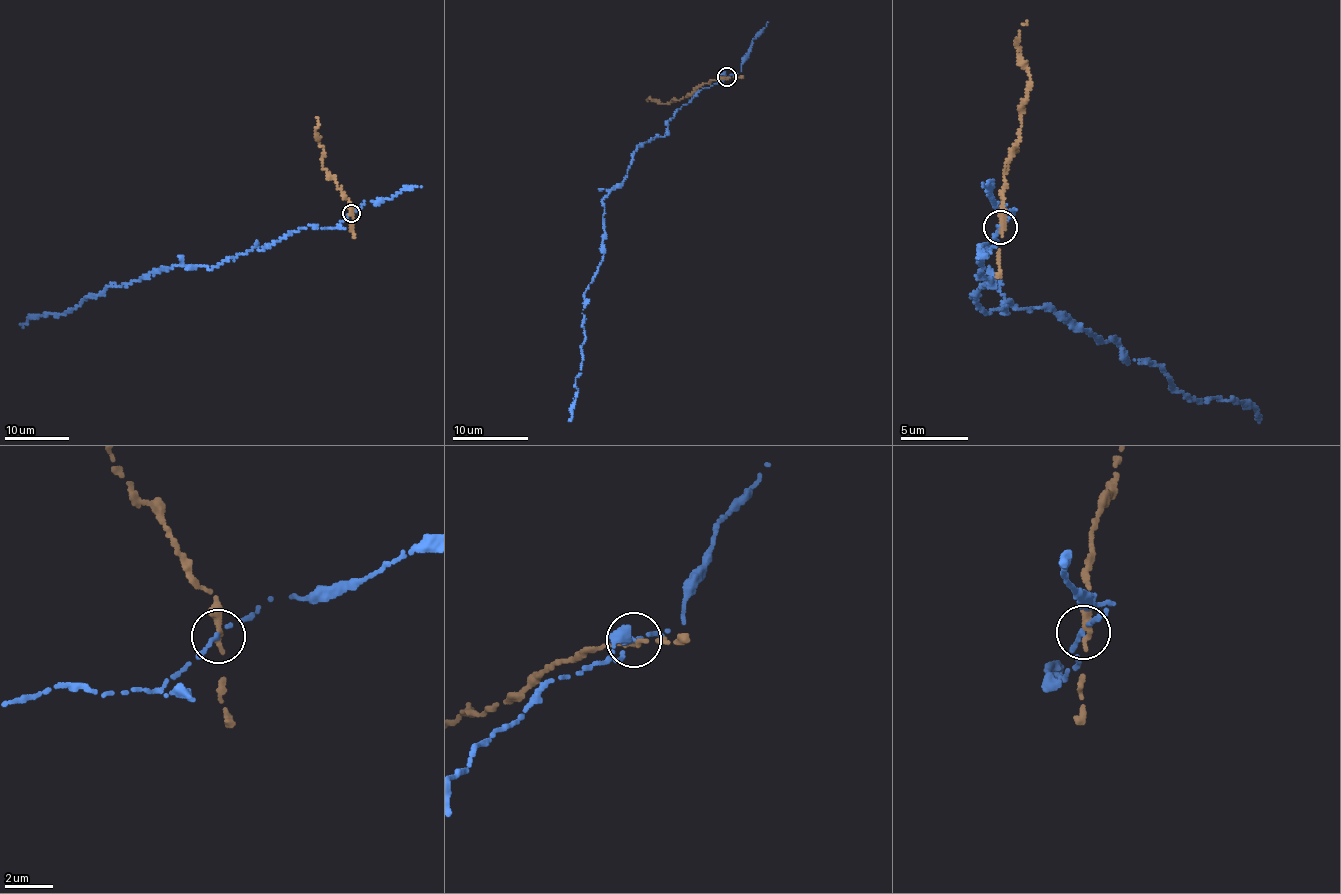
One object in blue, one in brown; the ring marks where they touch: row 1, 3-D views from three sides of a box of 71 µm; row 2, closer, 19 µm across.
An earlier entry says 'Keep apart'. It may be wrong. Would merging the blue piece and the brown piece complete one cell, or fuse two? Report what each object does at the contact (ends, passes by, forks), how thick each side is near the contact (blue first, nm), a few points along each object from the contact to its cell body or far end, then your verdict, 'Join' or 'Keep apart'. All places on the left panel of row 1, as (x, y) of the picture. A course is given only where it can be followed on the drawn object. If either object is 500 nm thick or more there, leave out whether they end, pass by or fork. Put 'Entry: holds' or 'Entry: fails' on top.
Entry: holds
At the ring blue ends. At the ring brown ends. Thickness 220 nm (blue) against 400 nm. Course of blue: (350, 212), (335, 227), (308, 226), (209, 269), (160, 267), (136, 281), (111, 284), (63, 315), (20, 325). Course of brown: (352, 212), (352, 204), (322, 166), (316, 133), (317, 116). Keep apart

